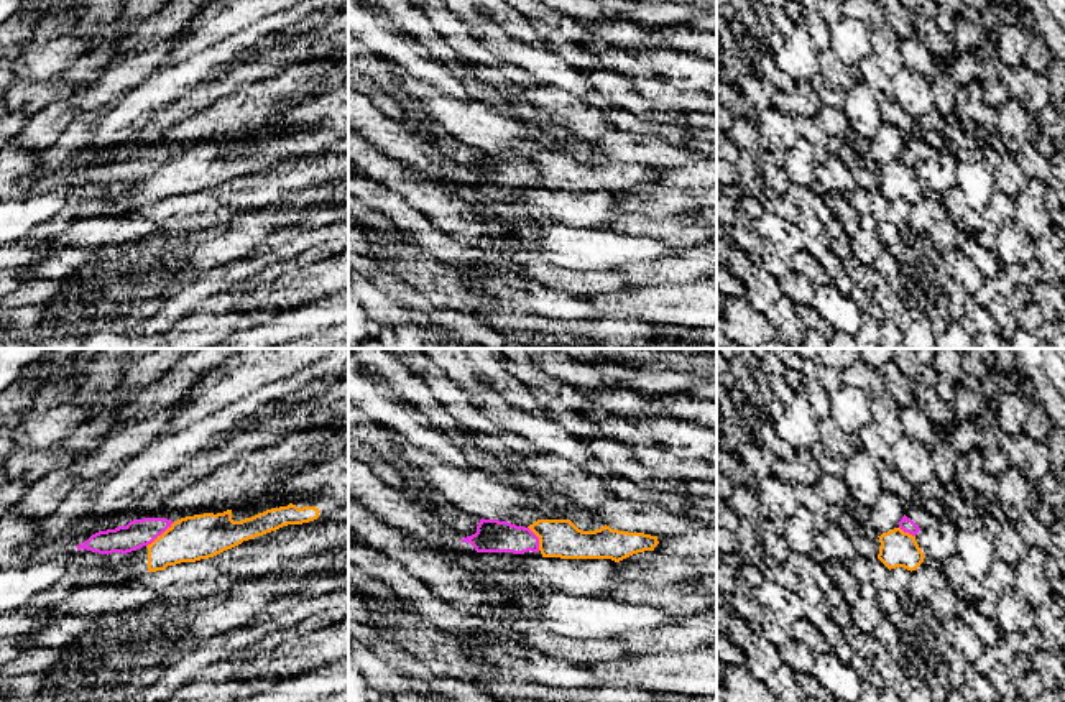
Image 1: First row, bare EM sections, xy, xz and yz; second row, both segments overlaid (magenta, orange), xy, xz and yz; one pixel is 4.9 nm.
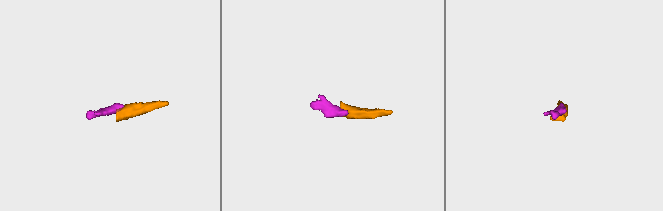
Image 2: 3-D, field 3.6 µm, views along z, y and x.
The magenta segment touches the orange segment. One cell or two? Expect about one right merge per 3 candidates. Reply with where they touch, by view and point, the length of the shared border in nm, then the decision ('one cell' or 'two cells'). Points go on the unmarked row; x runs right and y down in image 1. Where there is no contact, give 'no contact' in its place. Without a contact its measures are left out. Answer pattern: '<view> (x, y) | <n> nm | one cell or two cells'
xy (160, 166) | 180 nm | two cells

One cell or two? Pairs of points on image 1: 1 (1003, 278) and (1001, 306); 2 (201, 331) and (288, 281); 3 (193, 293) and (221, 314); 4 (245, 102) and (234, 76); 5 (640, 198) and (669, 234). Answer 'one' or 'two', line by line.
1: one
2: one
3: two
4: two
5: two

